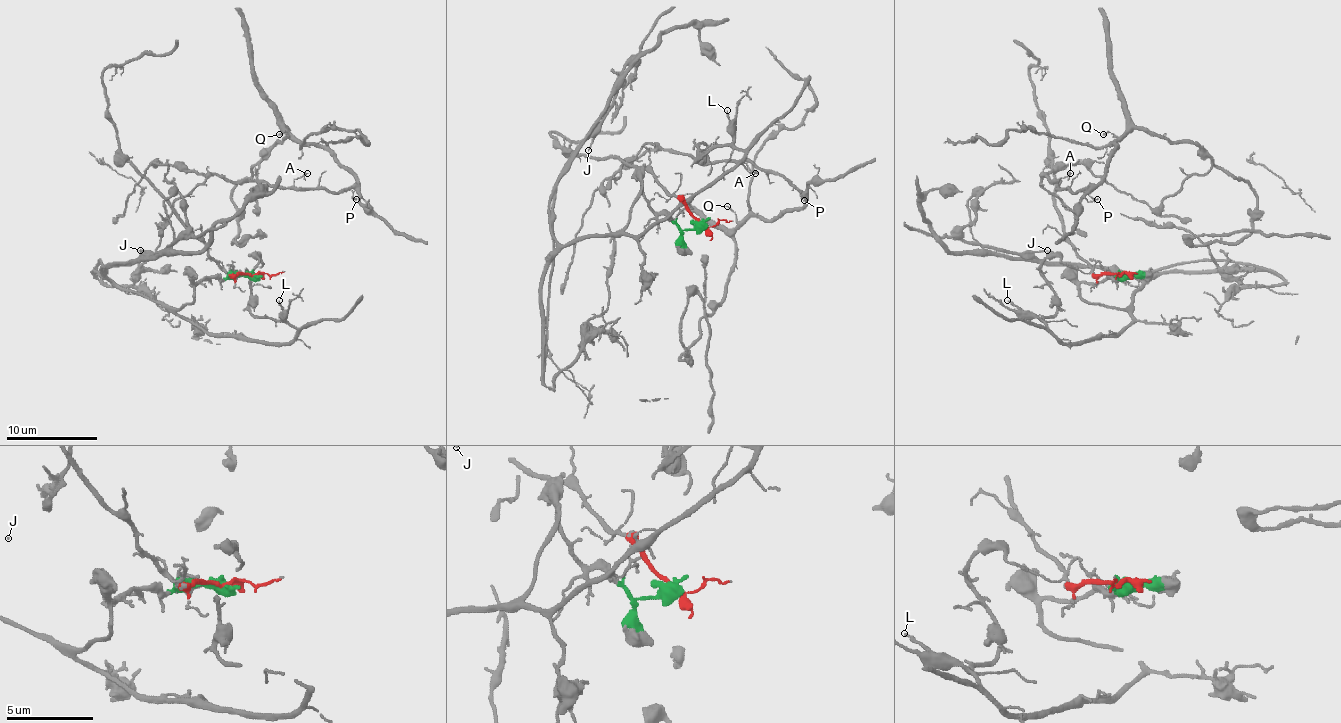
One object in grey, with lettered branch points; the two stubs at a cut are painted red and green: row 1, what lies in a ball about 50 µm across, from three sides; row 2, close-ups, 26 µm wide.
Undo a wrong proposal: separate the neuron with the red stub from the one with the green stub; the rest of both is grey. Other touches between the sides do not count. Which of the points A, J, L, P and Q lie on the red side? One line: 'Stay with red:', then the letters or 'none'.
Stay with red: A, P, Q

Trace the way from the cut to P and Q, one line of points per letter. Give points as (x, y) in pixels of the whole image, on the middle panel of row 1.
P: (701, 224), (656, 178), (622, 162), (622, 167), (647, 144), (703, 162), (751, 160), (781, 174), (804, 201)
Q: (701, 224), (622, 162), (647, 144), (703, 162), (751, 160), (806, 201), (740, 221), (726, 205)

